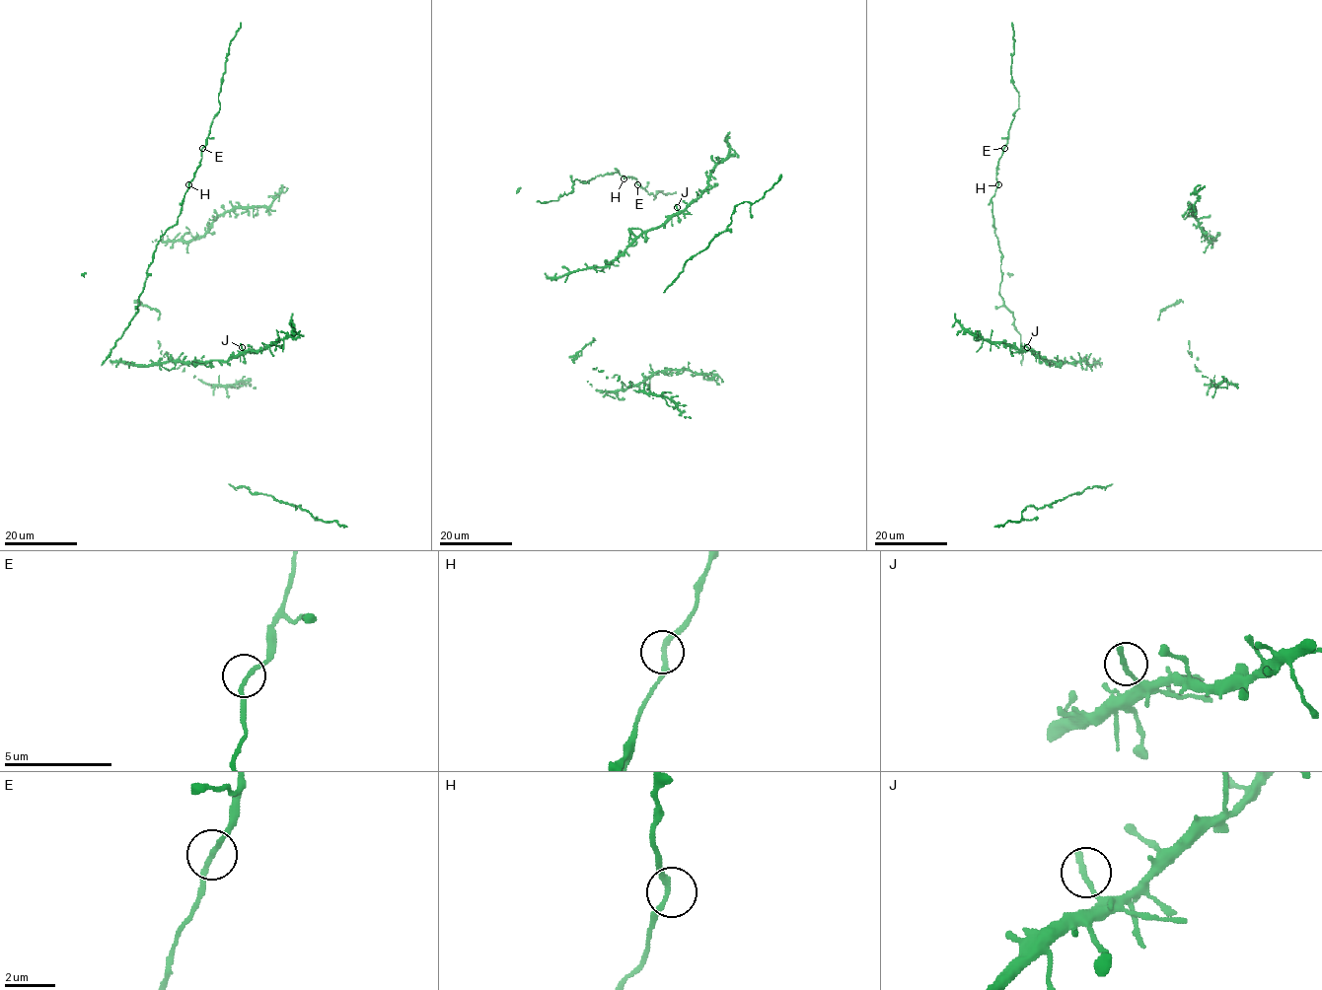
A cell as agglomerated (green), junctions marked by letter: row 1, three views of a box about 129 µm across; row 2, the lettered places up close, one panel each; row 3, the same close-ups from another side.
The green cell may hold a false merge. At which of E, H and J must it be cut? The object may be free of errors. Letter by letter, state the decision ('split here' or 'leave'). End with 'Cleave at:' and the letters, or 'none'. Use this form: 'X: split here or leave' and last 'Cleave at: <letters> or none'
E: leave
H: leave
J: leave
Cleave at: none

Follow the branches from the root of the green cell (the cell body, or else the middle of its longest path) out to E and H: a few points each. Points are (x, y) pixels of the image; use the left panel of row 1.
E: (110, 355), (110, 350), (137, 311), (138, 296), (157, 244), (177, 223), (189, 182), (200, 164), (202, 148)
H: (110, 355), (110, 350), (137, 311), (138, 296), (157, 244), (177, 223), (188, 184)

